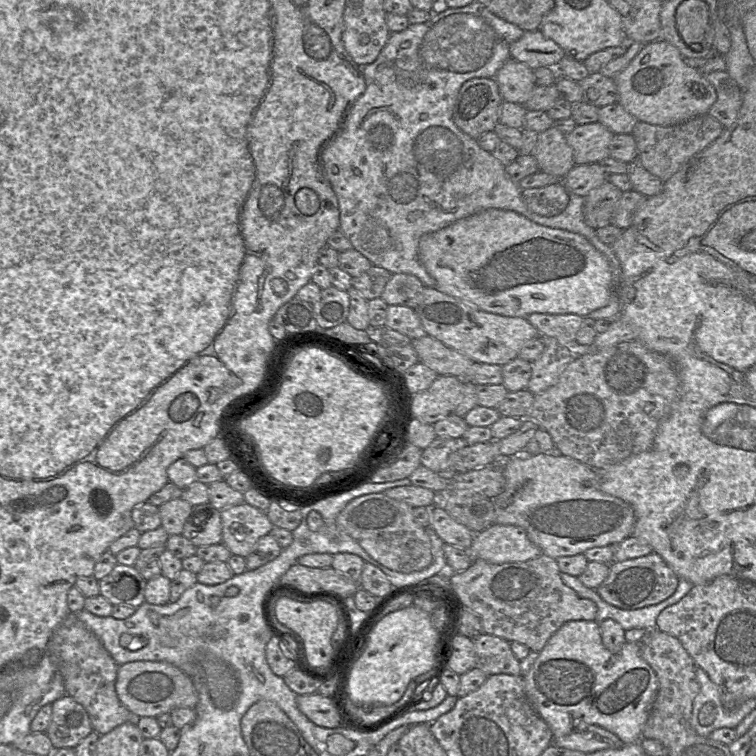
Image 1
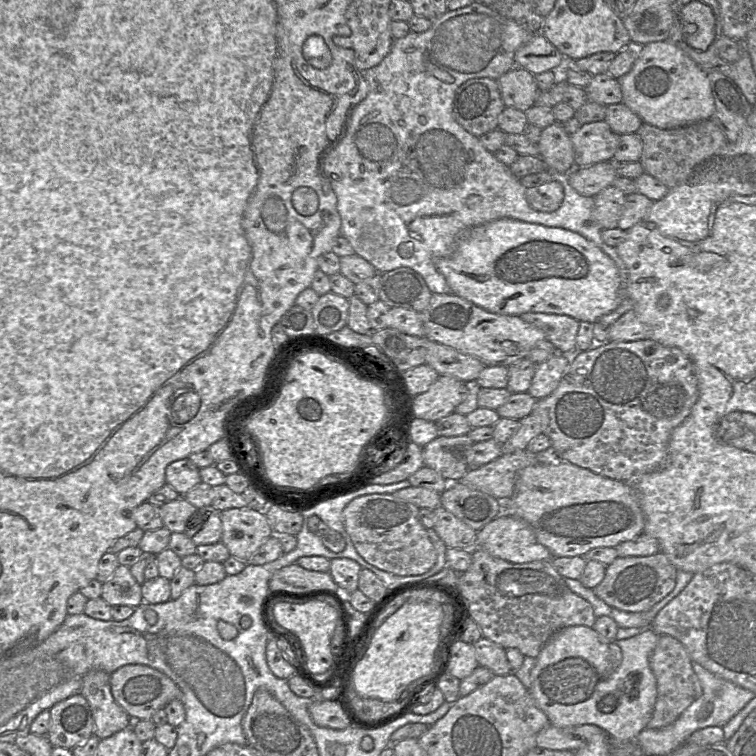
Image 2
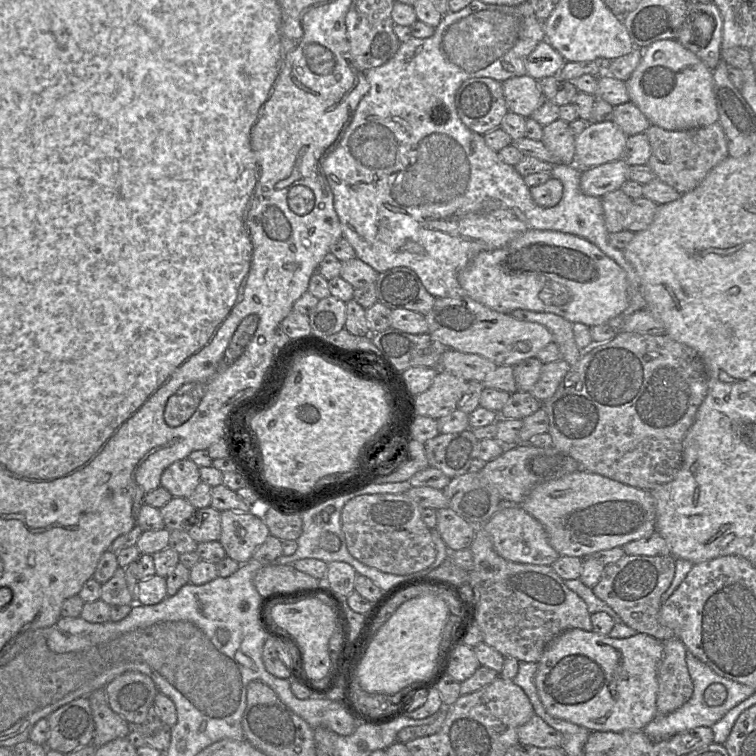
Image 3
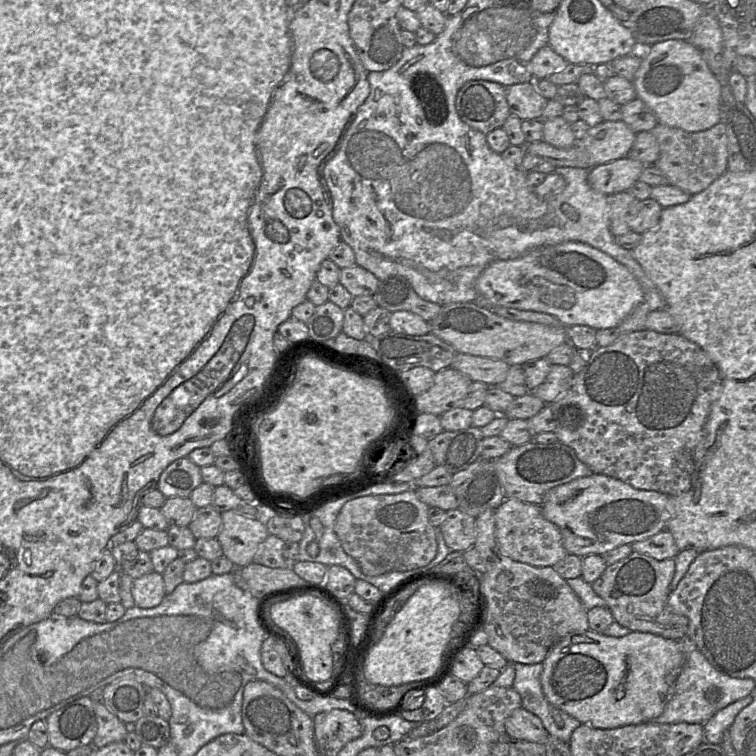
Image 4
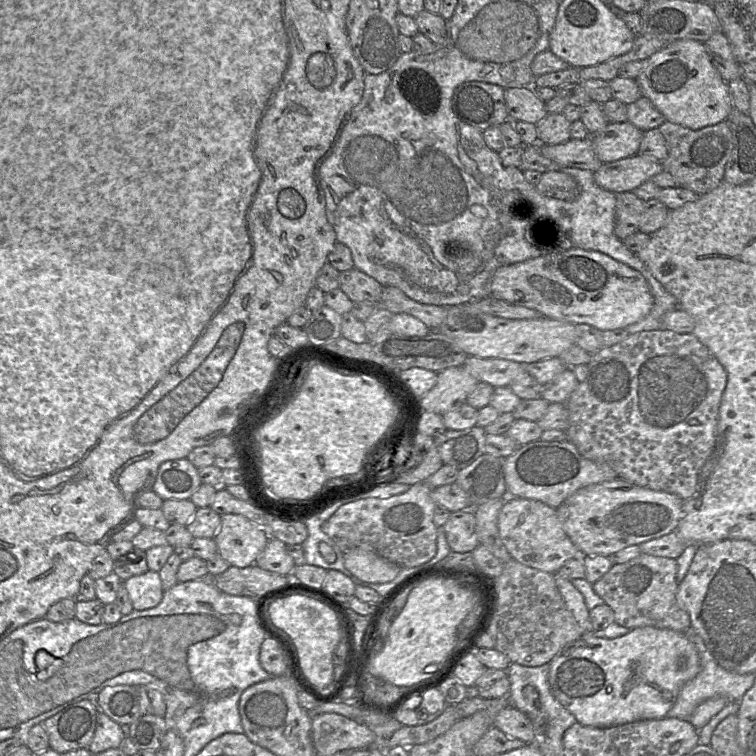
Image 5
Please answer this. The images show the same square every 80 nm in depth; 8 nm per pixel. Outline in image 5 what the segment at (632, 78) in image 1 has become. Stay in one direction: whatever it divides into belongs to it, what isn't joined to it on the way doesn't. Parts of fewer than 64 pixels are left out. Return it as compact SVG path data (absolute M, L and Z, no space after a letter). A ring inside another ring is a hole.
M676 40L645 60L645 68L635 79L642 95L663 114L666 121L699 130L725 121L734 108L728 83L711 62L704 43Z

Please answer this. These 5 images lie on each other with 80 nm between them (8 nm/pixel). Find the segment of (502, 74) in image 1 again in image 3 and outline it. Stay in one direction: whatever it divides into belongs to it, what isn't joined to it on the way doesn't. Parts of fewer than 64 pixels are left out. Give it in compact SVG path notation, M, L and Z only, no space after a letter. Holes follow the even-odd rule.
M528 74L506 79L502 88L508 110L525 118L529 118L545 101L537 80Z

